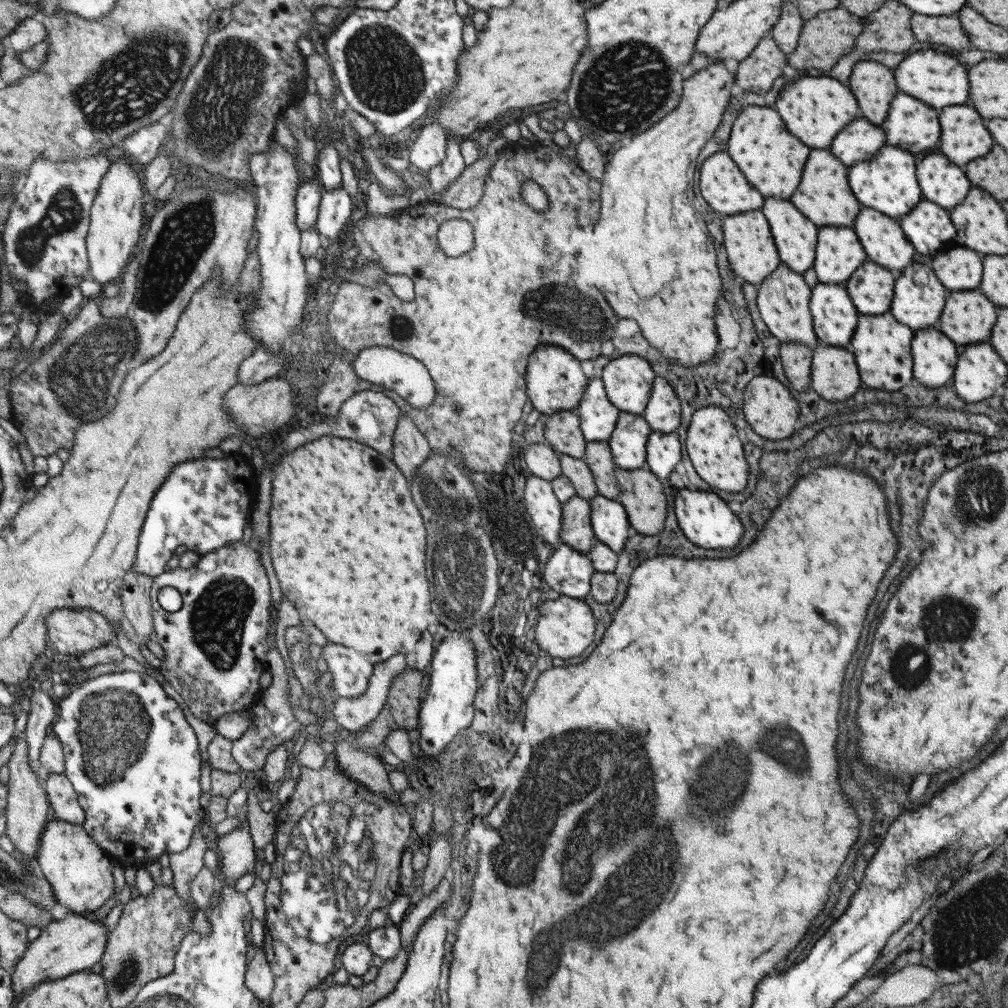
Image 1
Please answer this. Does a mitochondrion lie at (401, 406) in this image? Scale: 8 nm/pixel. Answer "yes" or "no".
no

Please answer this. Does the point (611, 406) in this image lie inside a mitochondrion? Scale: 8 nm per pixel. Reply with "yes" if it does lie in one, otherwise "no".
no

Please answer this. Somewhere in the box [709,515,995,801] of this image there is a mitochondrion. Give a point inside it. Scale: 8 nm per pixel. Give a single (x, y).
(946, 619)

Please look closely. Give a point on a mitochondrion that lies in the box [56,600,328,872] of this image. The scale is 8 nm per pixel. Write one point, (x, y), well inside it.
(112, 724)

